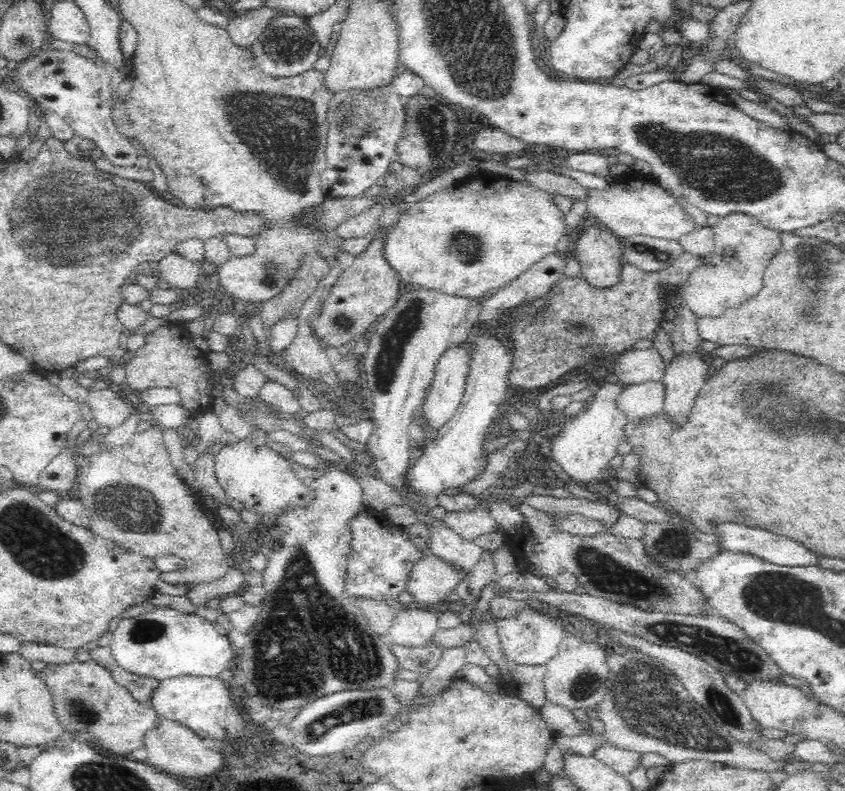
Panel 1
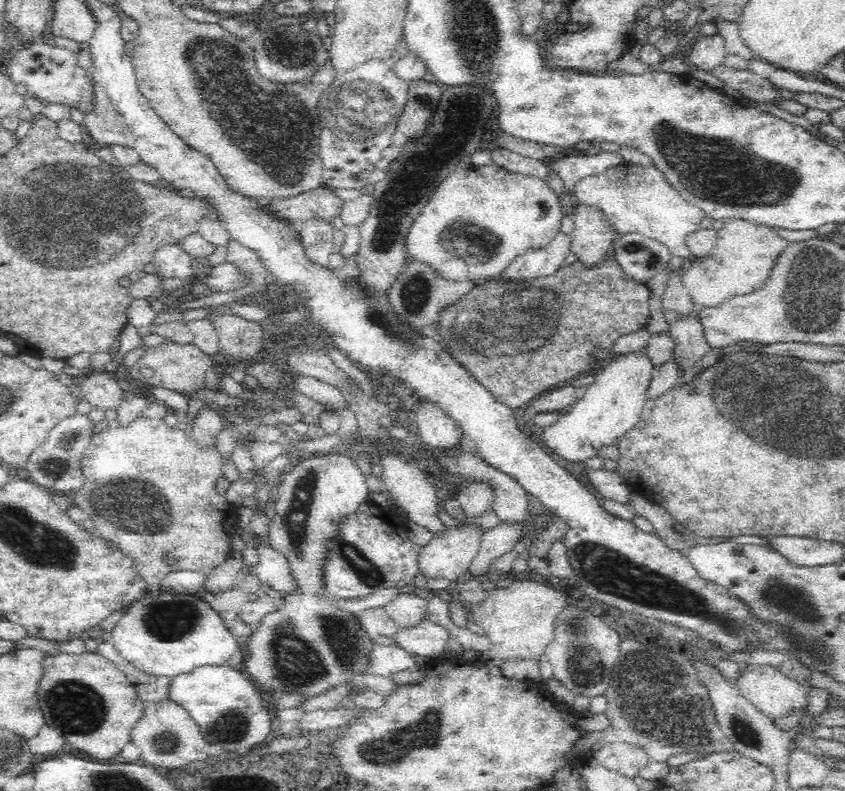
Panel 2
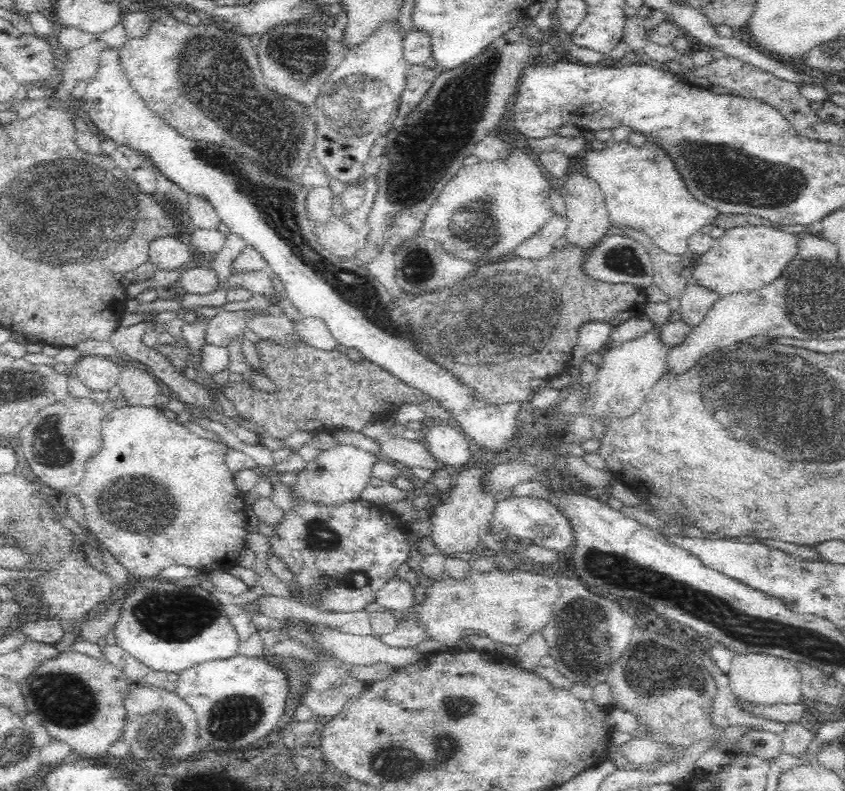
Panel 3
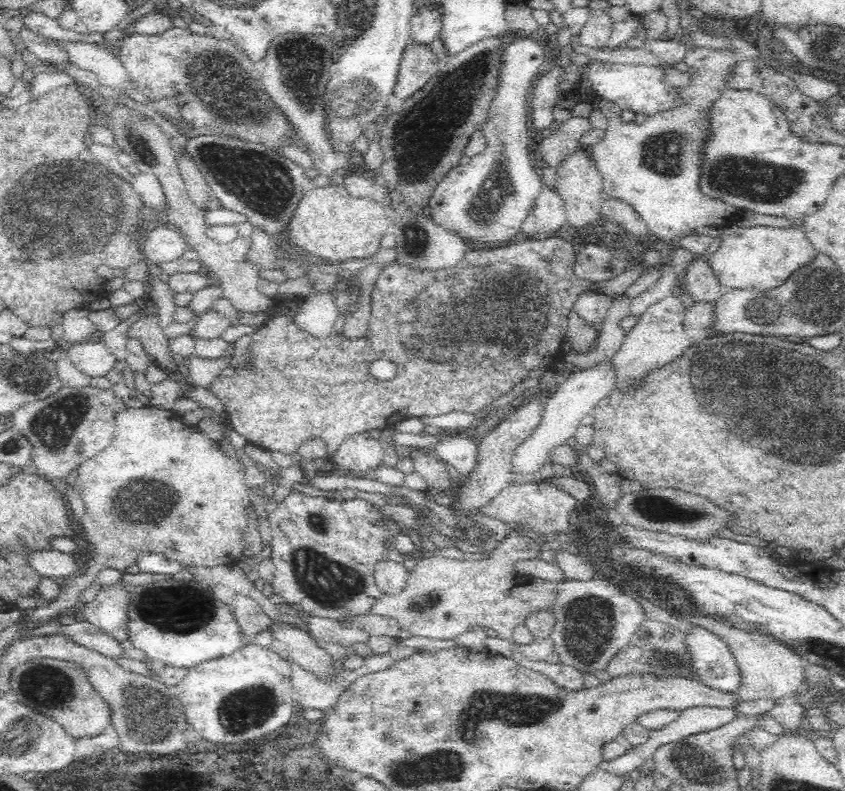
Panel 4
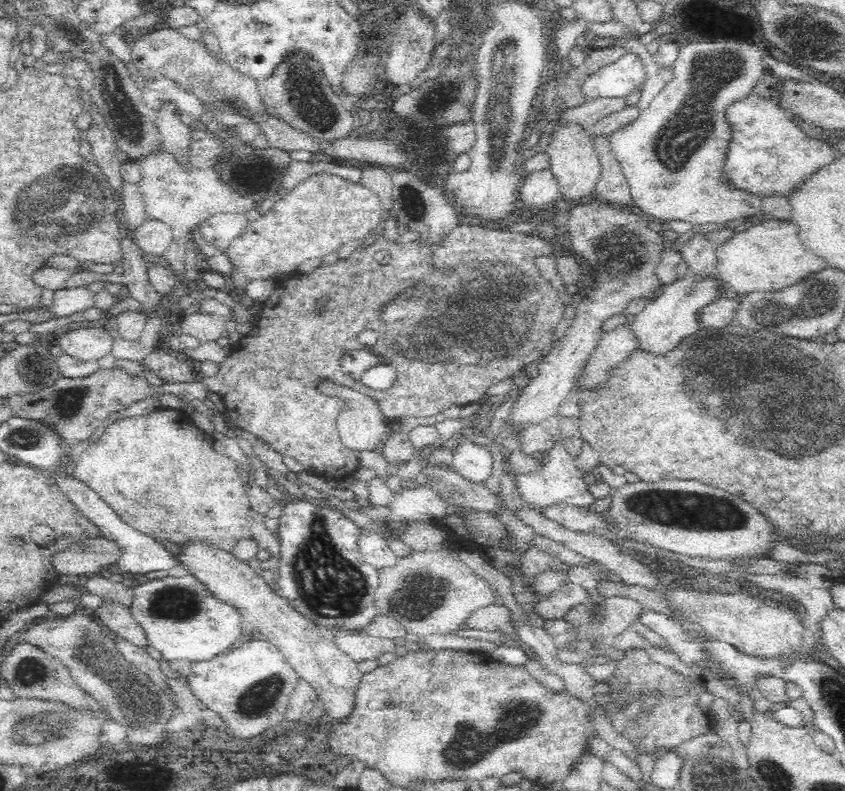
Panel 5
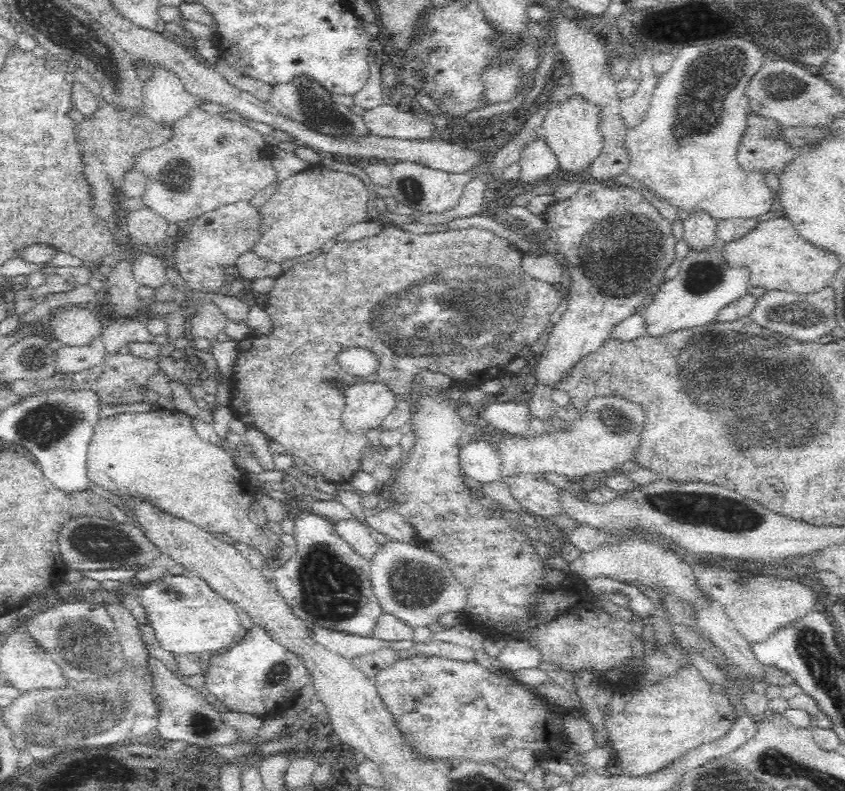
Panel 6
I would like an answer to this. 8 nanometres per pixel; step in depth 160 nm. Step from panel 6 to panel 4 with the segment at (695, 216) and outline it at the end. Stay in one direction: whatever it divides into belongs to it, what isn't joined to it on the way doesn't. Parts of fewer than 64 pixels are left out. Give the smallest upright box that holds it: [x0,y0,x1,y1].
[685,256,725,303]

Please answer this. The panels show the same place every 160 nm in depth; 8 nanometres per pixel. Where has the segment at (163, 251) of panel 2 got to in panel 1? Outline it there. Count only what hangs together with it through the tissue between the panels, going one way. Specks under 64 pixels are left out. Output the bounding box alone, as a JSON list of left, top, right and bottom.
[158,250,203,291]

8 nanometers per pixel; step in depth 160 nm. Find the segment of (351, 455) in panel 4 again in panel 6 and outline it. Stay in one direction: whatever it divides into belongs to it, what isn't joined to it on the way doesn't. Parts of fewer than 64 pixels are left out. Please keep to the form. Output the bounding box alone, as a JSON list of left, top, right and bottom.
[344,381,398,431]

